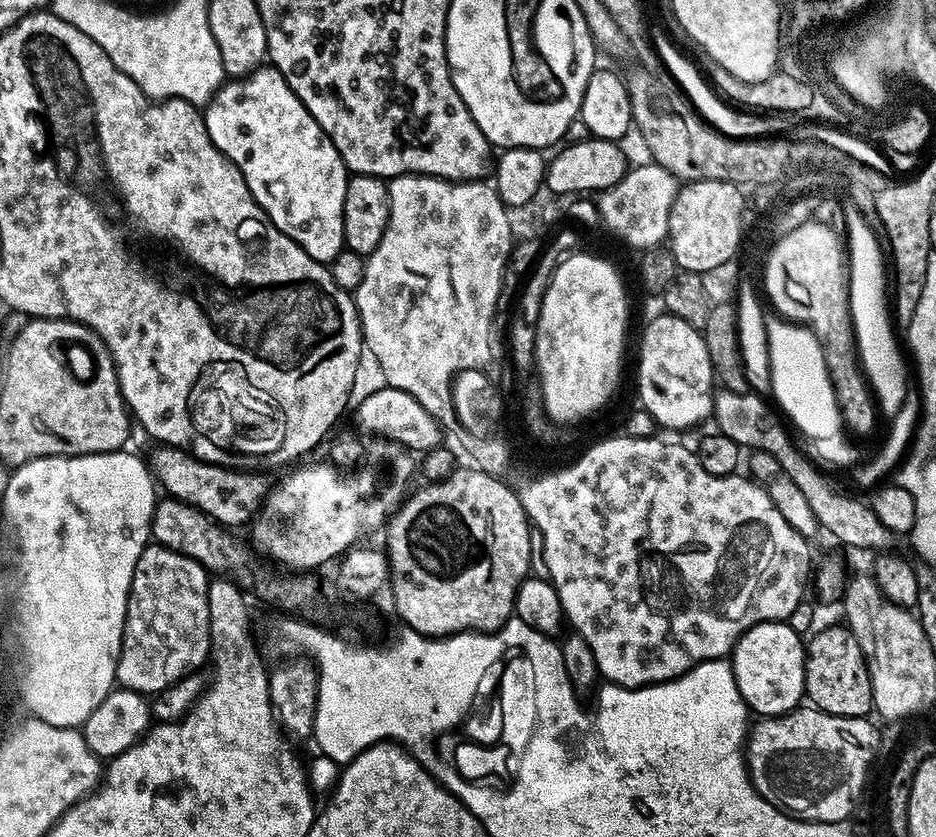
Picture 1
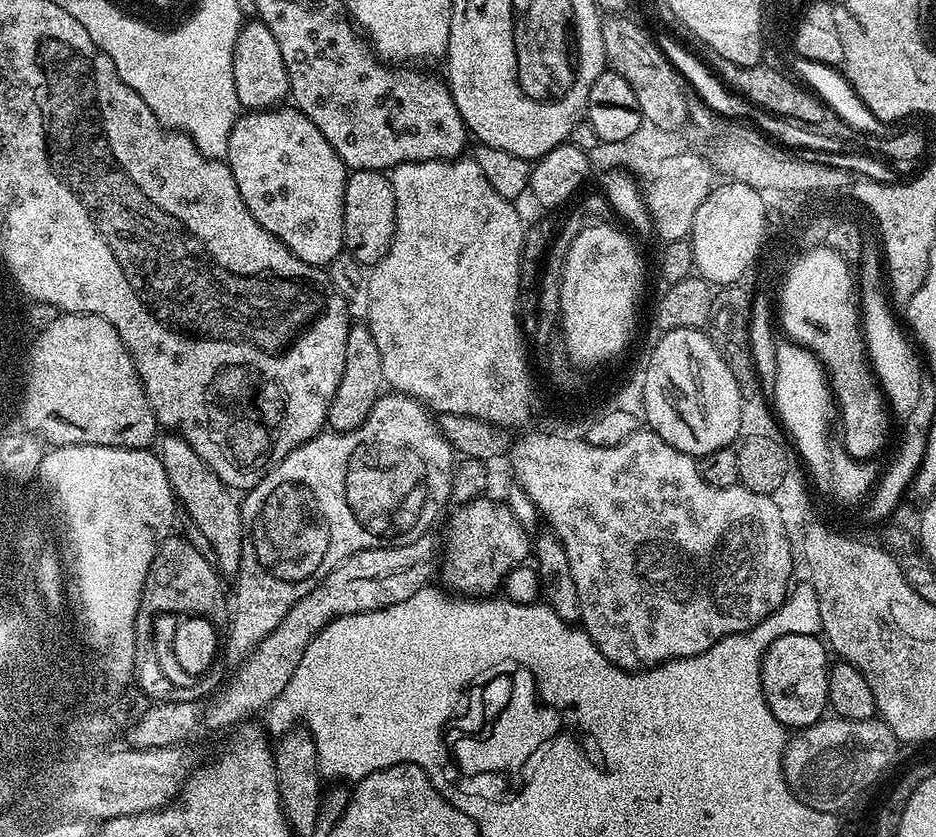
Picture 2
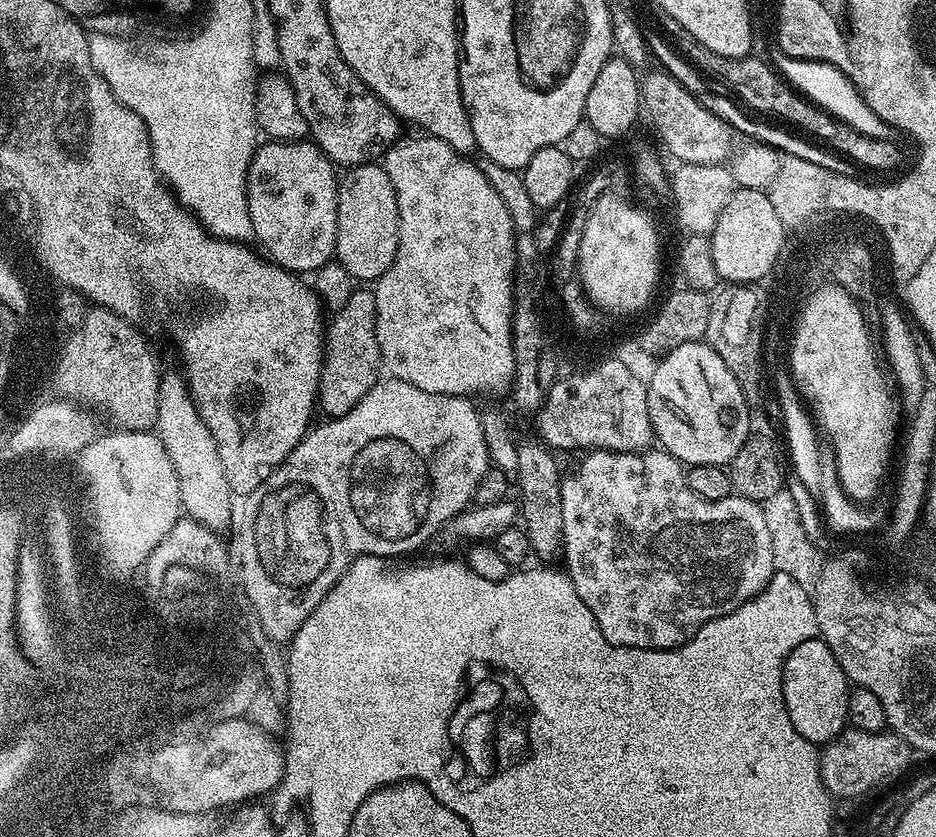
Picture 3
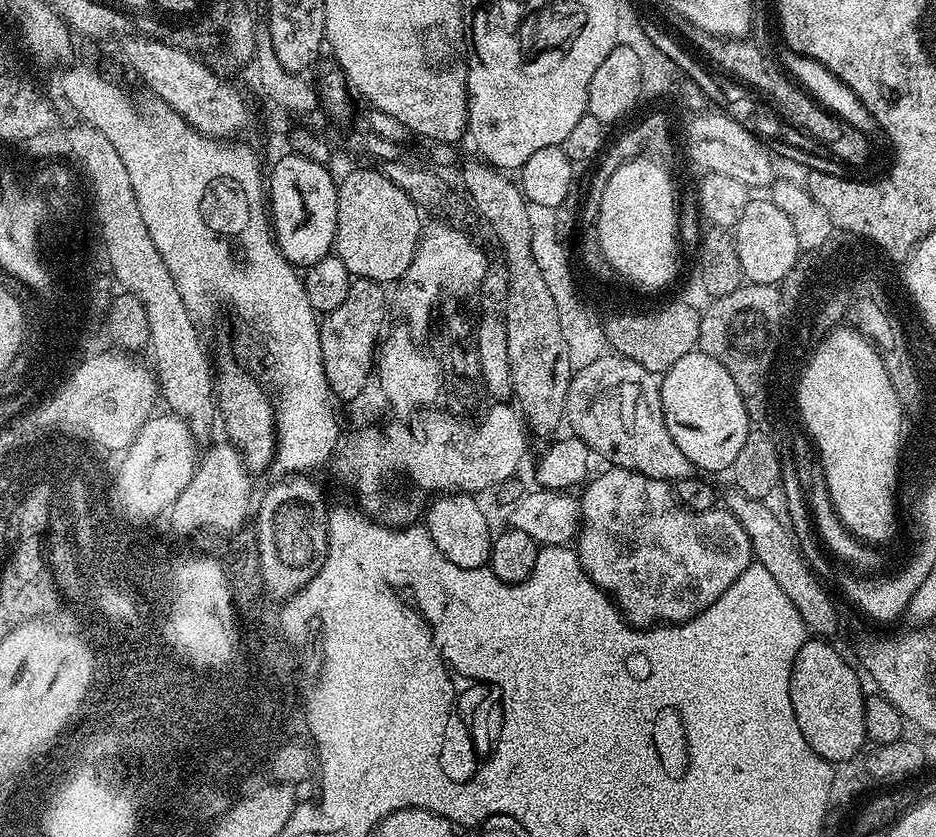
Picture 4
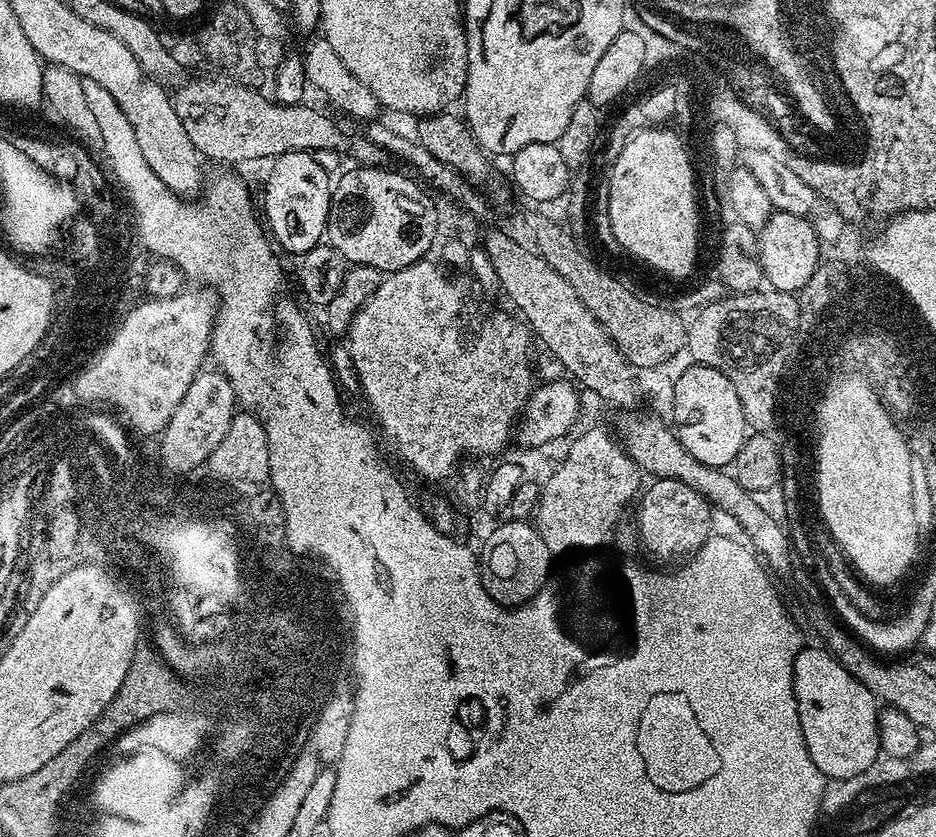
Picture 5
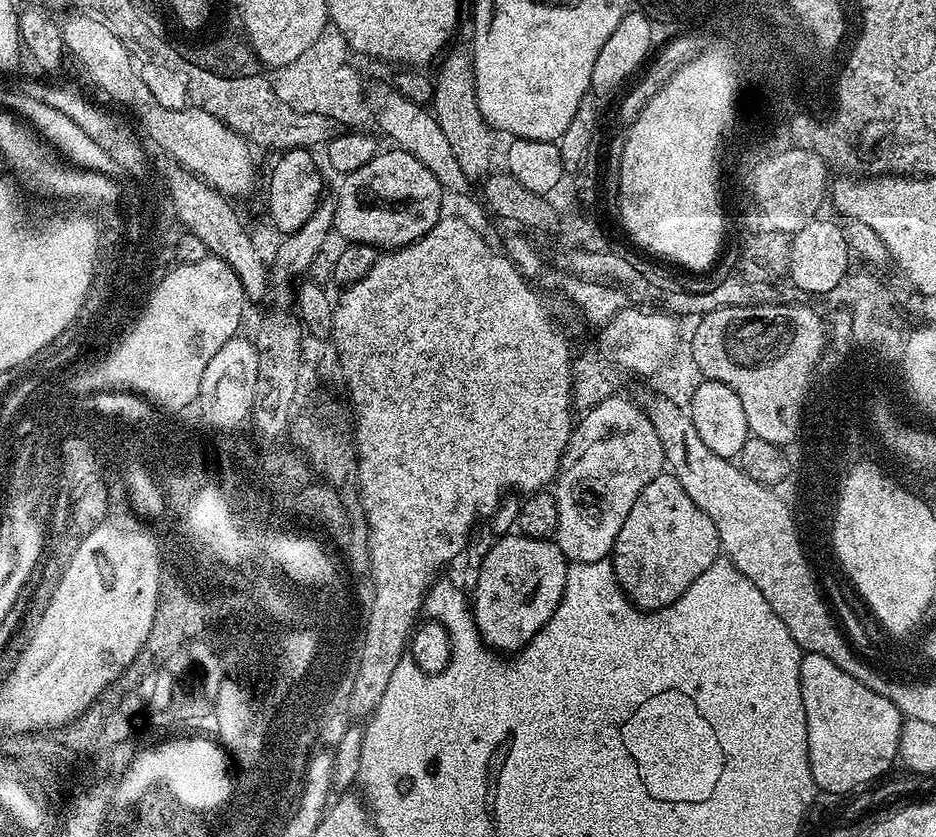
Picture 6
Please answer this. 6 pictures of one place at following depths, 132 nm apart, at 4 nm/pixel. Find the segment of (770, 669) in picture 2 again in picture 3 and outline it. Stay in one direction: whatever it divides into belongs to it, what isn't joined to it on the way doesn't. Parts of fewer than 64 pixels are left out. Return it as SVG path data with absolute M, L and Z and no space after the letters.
M822 639L802 642L802 646L794 649L784 660L782 694L786 710L790 714L790 722L794 722L794 730L798 730L798 734L802 734L802 738L811 744L830 744L845 731L849 691L848 675L842 670L838 658L834 658L828 643Z

